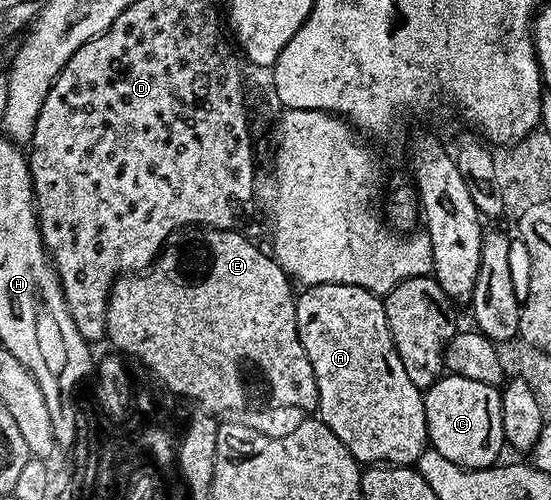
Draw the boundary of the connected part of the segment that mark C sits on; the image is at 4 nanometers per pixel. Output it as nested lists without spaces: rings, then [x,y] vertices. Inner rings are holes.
[[[443,375],[437,383],[424,393],[426,412],[426,435],[429,444],[444,459],[452,459],[461,469],[487,469],[495,464],[504,450],[502,436],[502,395],[495,386],[476,383],[476,379],[464,379],[453,375]]]

